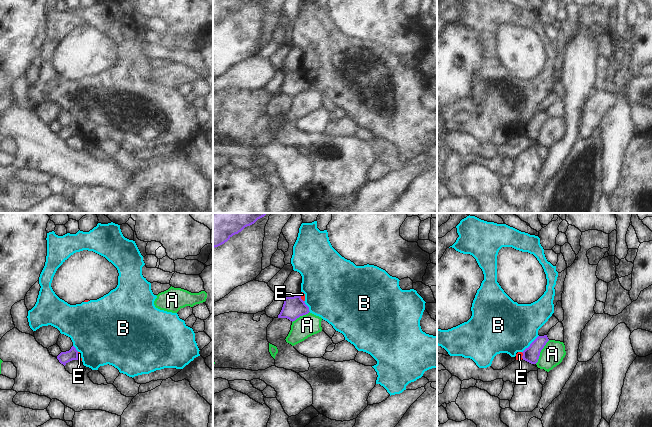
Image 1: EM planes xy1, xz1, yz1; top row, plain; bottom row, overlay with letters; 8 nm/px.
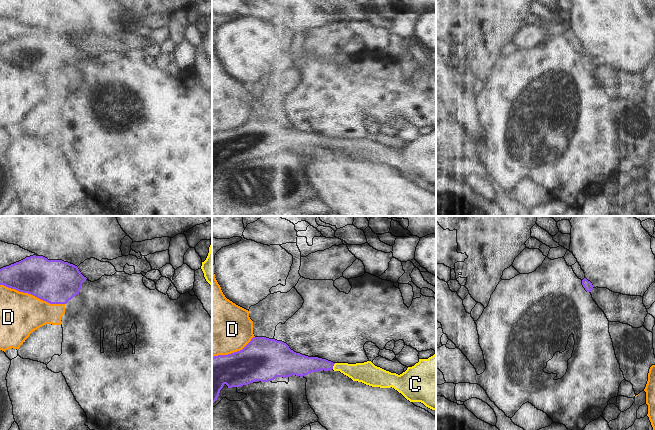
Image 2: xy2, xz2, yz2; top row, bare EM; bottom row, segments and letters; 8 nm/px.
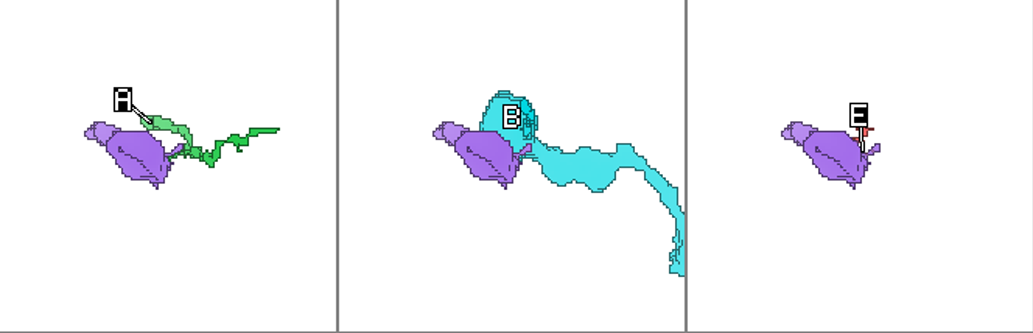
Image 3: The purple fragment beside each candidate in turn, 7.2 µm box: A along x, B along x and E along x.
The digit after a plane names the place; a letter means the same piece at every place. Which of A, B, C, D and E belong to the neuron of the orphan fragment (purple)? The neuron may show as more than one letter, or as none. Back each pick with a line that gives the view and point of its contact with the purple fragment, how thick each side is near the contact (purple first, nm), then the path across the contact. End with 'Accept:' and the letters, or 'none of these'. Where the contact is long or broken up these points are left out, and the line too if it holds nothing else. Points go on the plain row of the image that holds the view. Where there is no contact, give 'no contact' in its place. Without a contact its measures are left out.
C: meets purple in xz2 at (333, 141); 170 nm thick on the purple side, 160 nm on the other; runs through xz2 (302, 141), (333, 141), (362, 148)
Accept: C

